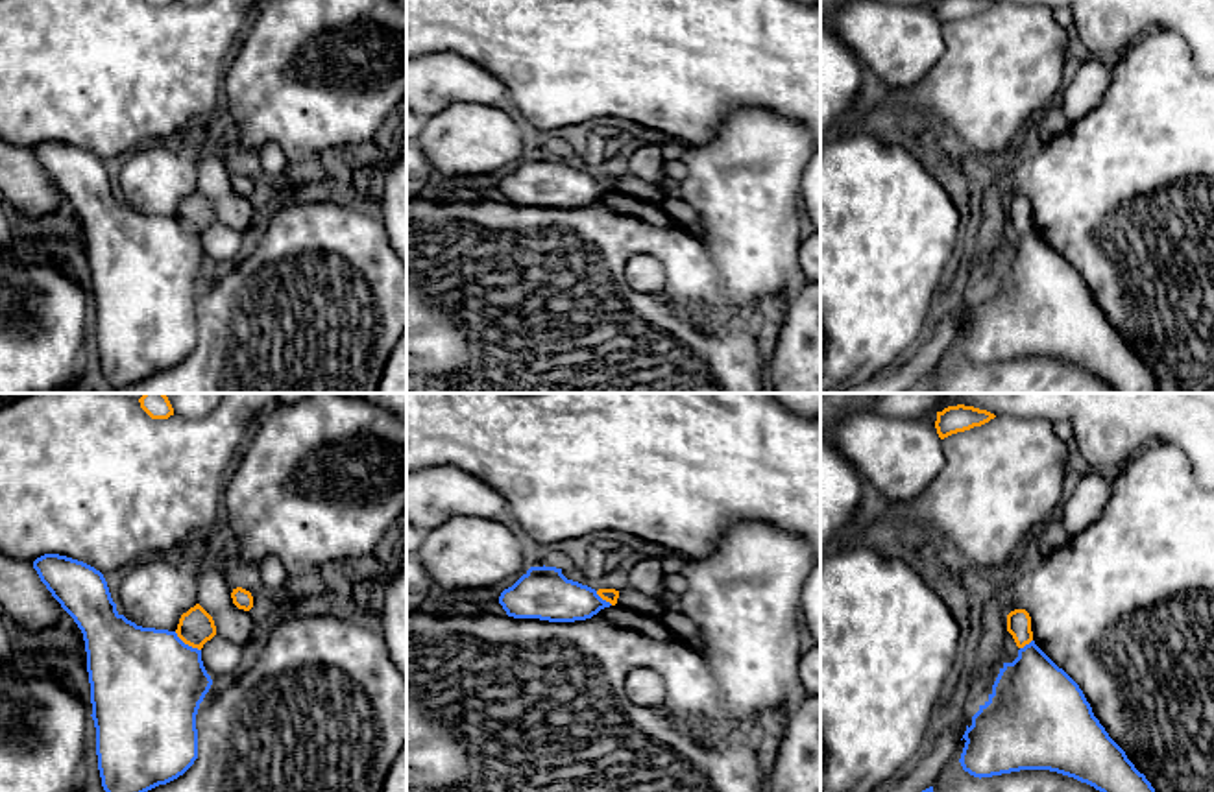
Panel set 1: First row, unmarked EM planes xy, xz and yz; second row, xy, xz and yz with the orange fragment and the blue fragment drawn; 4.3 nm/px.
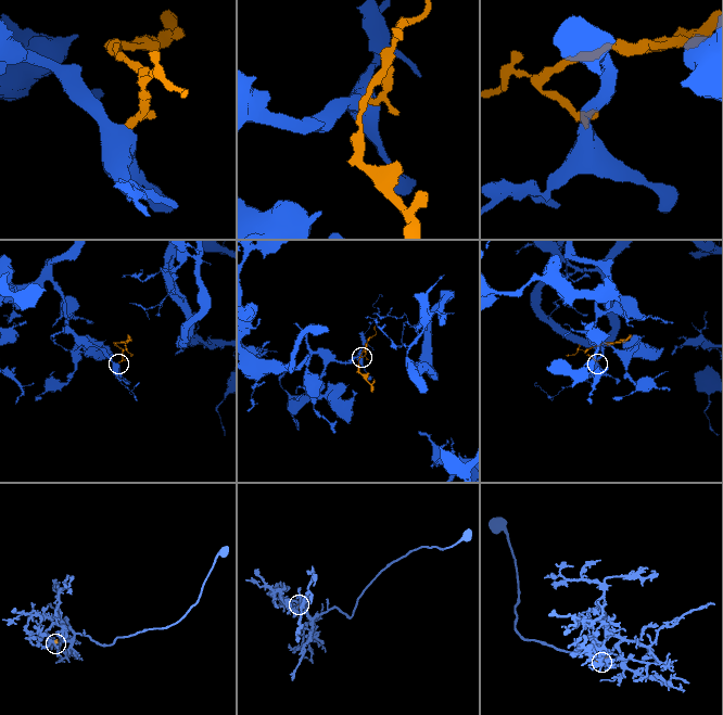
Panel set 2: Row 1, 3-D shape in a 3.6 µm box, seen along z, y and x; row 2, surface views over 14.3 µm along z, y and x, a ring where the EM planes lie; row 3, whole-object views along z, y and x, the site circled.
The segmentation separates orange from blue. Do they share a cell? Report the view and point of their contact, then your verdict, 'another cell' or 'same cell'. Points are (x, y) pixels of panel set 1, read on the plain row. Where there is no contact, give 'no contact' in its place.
meets orange in xy at (187, 229); another cell

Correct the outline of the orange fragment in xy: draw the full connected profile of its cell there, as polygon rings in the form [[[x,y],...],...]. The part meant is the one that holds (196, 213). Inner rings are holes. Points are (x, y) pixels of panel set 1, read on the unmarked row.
[[[196,190],[181,201],[176,220],[185,231],[201,236],[216,222],[216,212],[212,203]]]

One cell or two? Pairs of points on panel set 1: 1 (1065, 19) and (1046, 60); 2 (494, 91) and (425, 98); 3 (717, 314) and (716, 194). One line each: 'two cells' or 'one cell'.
1: two cells
2: one cell
3: one cell

